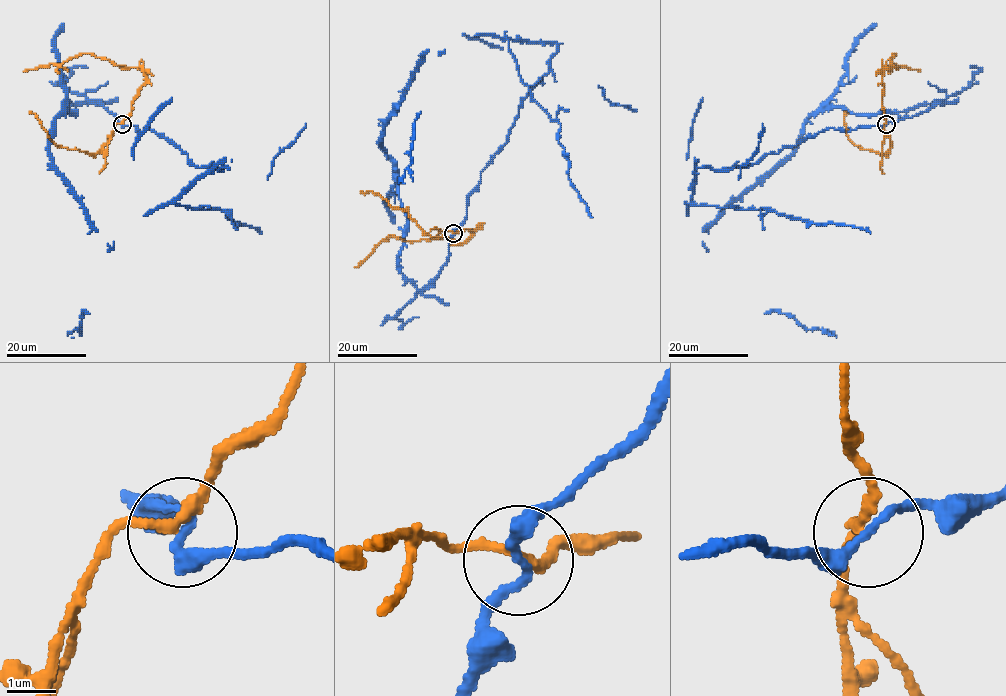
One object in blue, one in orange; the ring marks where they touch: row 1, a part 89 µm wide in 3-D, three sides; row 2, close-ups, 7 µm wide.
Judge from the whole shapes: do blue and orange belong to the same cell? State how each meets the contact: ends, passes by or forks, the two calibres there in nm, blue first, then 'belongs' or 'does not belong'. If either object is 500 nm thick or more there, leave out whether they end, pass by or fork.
blue passes by; orange passes by; 200 nm thick on the blue side, 190 nm on the other; does not belong

